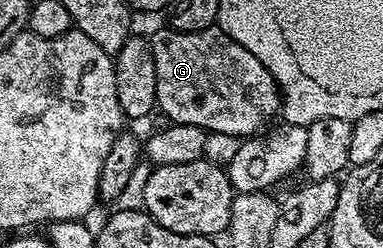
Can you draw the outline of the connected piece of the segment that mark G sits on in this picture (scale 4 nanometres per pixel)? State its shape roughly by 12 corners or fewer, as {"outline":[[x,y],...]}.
{"outline":[[216,25],[151,35],[156,109],[238,140],[278,117],[259,56]]}

